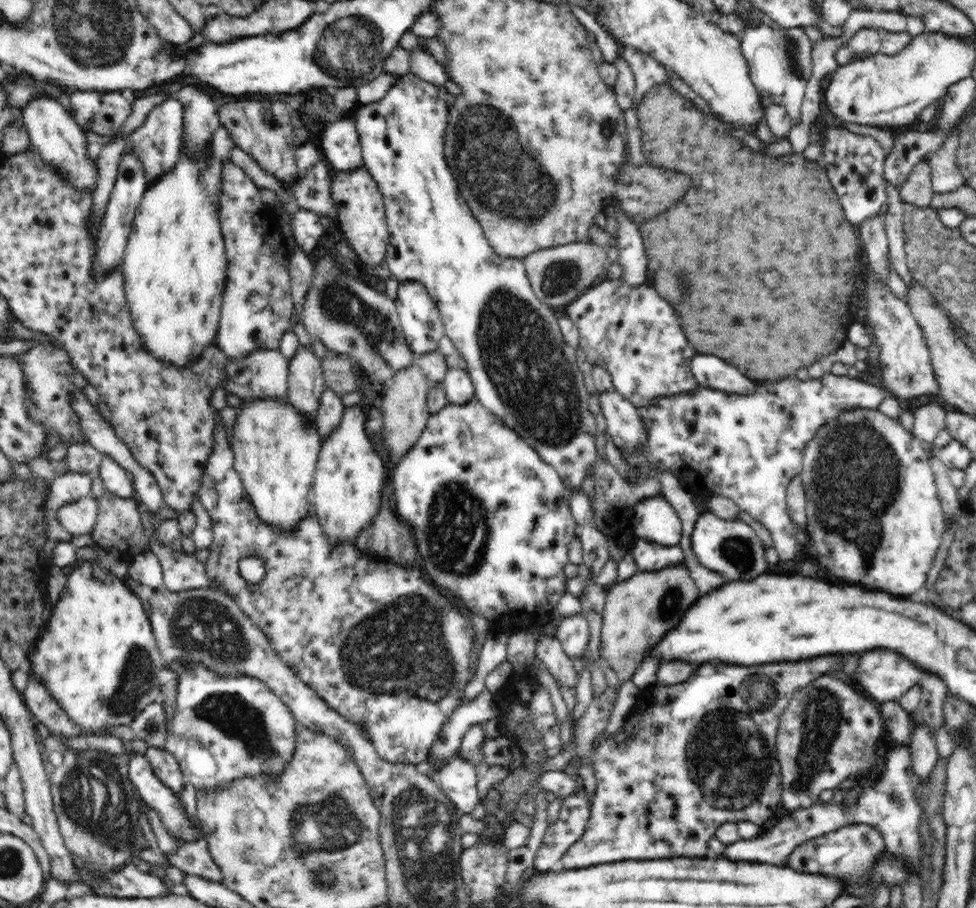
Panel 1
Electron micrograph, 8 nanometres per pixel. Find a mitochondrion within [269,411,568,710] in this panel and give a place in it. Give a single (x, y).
(400, 649)

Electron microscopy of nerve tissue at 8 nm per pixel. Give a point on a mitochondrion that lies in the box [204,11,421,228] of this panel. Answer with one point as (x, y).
(347, 49)

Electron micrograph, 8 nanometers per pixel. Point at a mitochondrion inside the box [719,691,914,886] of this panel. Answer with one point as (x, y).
(894, 797)

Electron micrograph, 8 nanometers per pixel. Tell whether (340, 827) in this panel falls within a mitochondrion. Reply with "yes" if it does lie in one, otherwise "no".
yes

